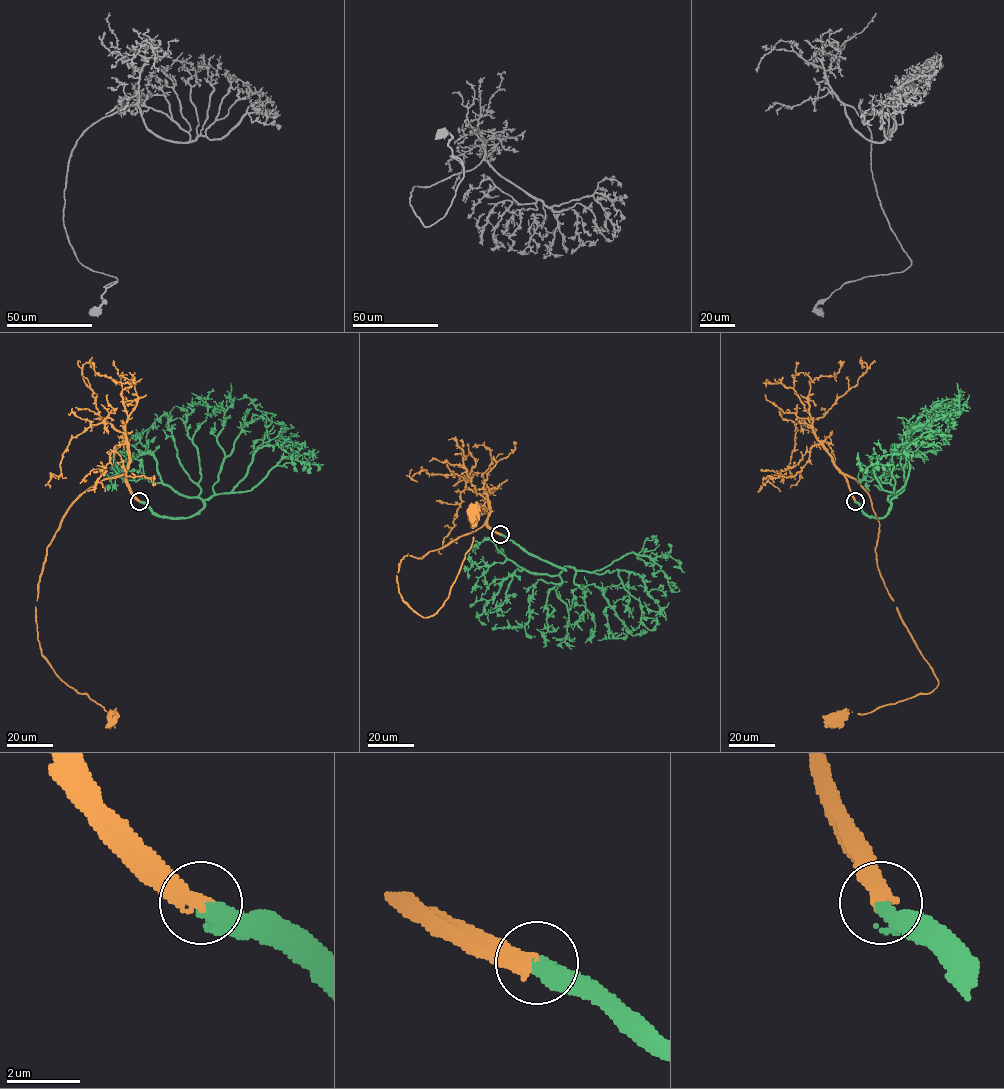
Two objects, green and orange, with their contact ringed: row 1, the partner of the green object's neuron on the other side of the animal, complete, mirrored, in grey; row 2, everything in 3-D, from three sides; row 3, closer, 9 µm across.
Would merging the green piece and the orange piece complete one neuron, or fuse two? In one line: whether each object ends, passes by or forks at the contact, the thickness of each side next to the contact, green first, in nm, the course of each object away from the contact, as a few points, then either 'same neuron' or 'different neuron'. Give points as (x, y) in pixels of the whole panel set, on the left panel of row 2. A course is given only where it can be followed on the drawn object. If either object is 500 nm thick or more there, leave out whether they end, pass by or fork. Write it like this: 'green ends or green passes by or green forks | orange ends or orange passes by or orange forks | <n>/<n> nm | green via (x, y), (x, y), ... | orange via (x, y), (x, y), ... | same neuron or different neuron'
green ends | orange ends | 440/440 nm | green via (139, 501), (170, 518), (203, 508), (242, 429), (266, 414), (248, 397), (237, 399) | orange via (139, 501), (124, 475), (104, 478), (82, 494), (47, 548), (35, 606), (41, 652), (54, 672), (111, 717) | same neuron

